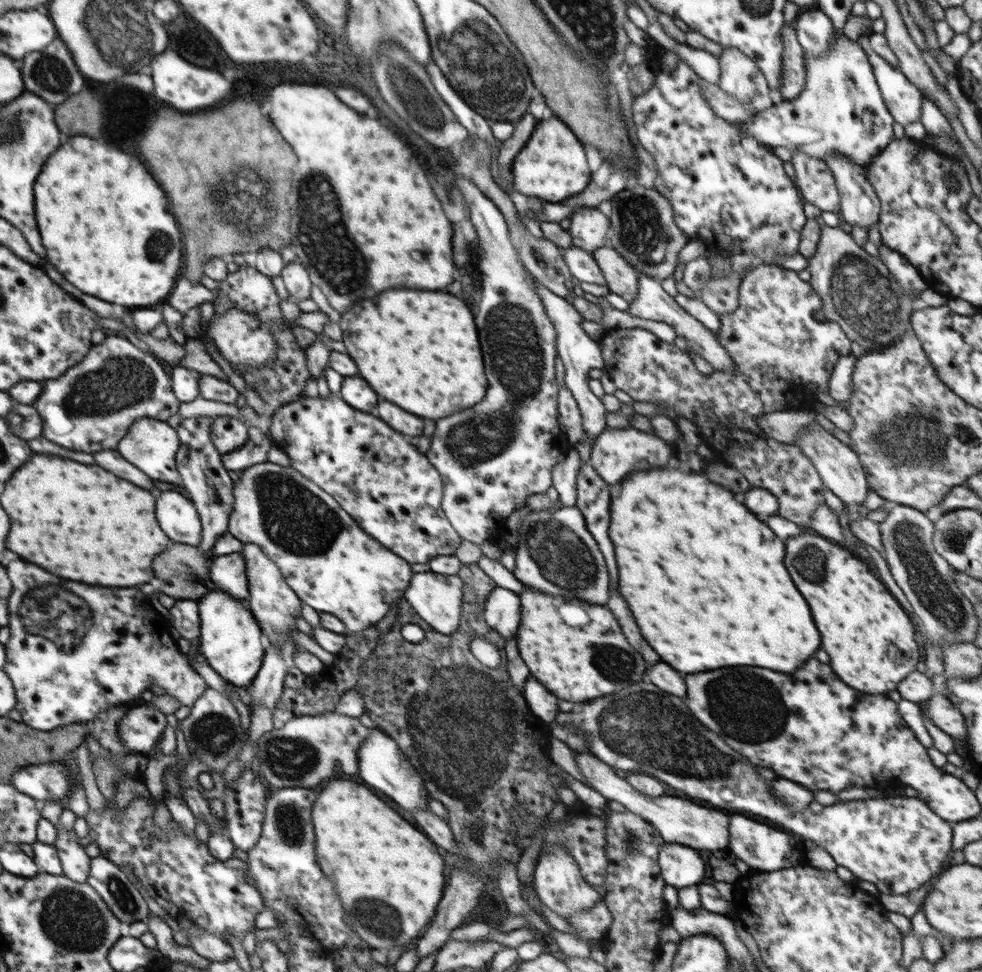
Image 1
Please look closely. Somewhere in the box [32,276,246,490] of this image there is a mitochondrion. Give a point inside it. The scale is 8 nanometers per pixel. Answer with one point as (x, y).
(116, 384)

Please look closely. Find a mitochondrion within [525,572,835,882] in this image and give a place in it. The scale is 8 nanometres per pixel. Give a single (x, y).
(644, 724)

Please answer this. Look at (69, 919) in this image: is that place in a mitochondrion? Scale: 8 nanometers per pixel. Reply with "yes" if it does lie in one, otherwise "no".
yes

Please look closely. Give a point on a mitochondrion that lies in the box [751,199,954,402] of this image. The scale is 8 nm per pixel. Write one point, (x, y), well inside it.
(864, 298)

